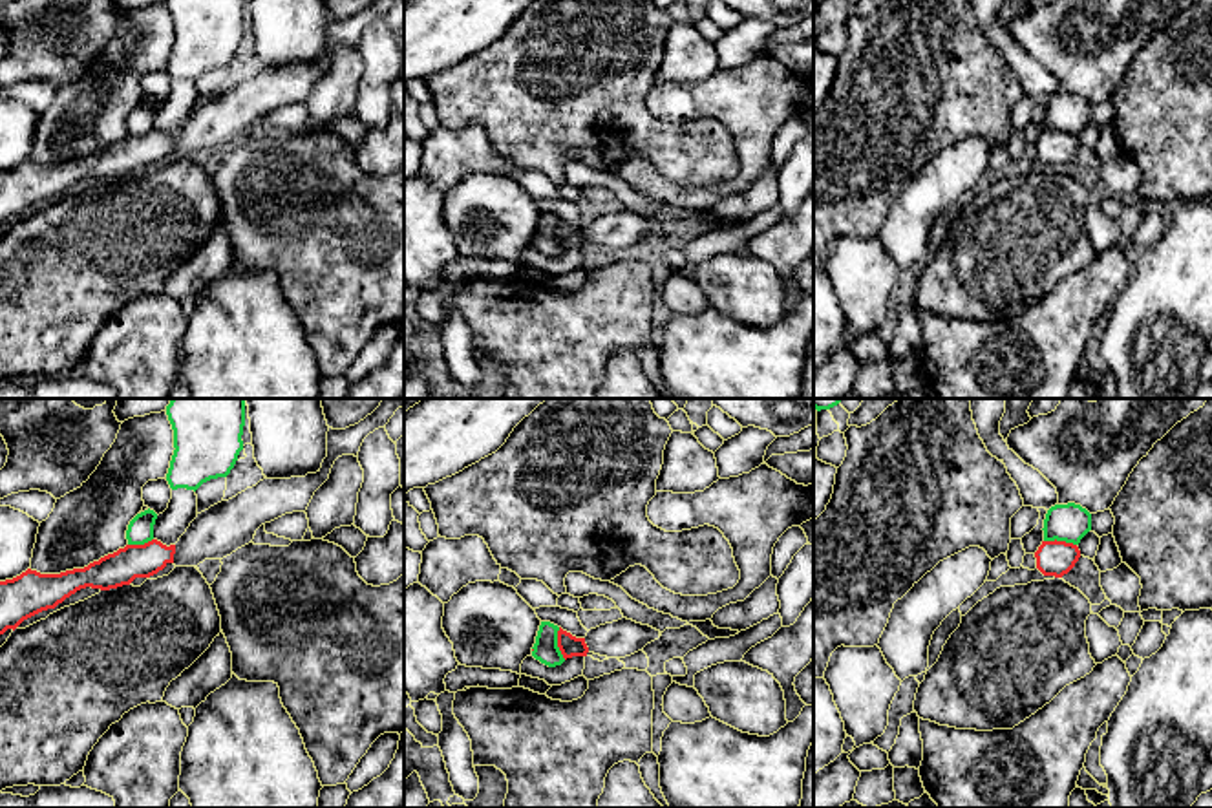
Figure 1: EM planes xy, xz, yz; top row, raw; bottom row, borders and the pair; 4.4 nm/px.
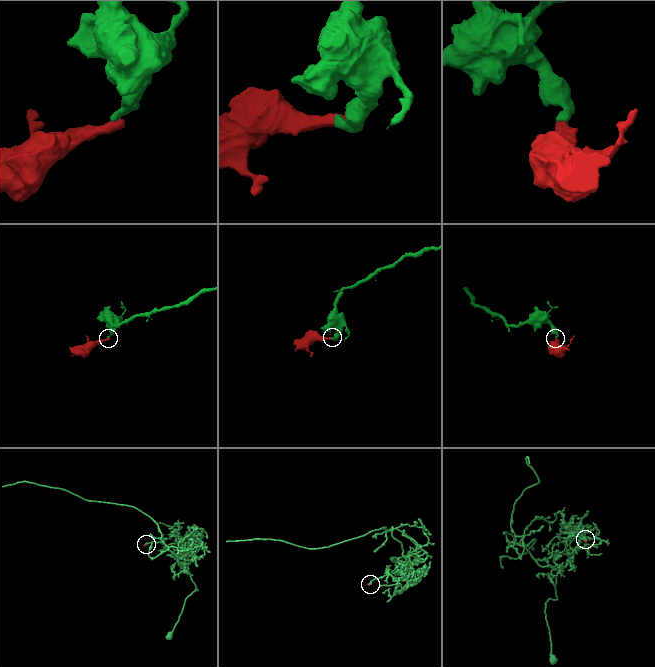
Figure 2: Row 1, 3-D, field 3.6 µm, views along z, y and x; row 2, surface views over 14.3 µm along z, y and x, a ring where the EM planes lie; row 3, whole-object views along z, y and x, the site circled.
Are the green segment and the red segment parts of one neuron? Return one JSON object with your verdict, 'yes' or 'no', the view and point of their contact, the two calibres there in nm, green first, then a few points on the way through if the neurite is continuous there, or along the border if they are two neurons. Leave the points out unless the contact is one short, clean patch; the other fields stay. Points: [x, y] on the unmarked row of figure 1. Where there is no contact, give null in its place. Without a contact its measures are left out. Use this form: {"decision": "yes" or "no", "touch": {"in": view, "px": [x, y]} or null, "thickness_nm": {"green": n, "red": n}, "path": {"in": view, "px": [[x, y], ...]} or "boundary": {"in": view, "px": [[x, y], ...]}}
{"decision": "no", "touch": {"in": "xz", "px": [556, 234]}, "thickness_nm": {"green": 110, "red": 90}, "boundary": {"in": "xz", "px": [[558, 218], [558, 240], [565, 249]]}}

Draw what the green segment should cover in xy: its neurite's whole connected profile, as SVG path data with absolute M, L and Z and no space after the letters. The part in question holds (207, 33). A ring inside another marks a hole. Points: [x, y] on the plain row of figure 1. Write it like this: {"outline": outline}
{"outline": "M166 0L174 20L174 46L166 64L172 80L197 80L203 73L227 68L243 40L245 0Z"}

